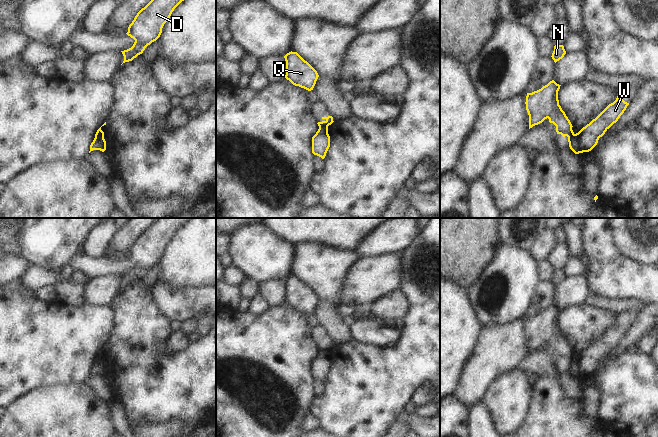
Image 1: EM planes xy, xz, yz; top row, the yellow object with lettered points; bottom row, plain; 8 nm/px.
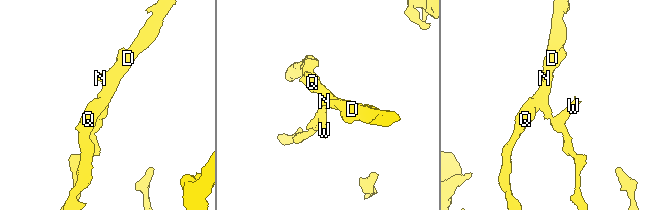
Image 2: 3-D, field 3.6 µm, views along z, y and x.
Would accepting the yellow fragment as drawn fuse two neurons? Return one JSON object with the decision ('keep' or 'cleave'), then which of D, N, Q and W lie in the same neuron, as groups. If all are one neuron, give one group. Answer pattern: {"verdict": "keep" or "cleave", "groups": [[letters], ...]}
{"verdict": "cleave", "groups": [["D", "N", "Q"], ["W"]]}

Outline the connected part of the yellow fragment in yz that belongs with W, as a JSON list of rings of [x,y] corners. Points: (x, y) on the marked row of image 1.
[[[618,95],[613,103],[609,104],[595,119],[572,136],[572,141],[569,144],[570,149],[575,154],[591,151],[597,145],[599,138],[618,121],[628,105],[629,103]]]

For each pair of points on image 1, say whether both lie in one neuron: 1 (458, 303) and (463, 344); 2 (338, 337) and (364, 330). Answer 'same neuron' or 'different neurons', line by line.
1: same neuron
2: different neurons

